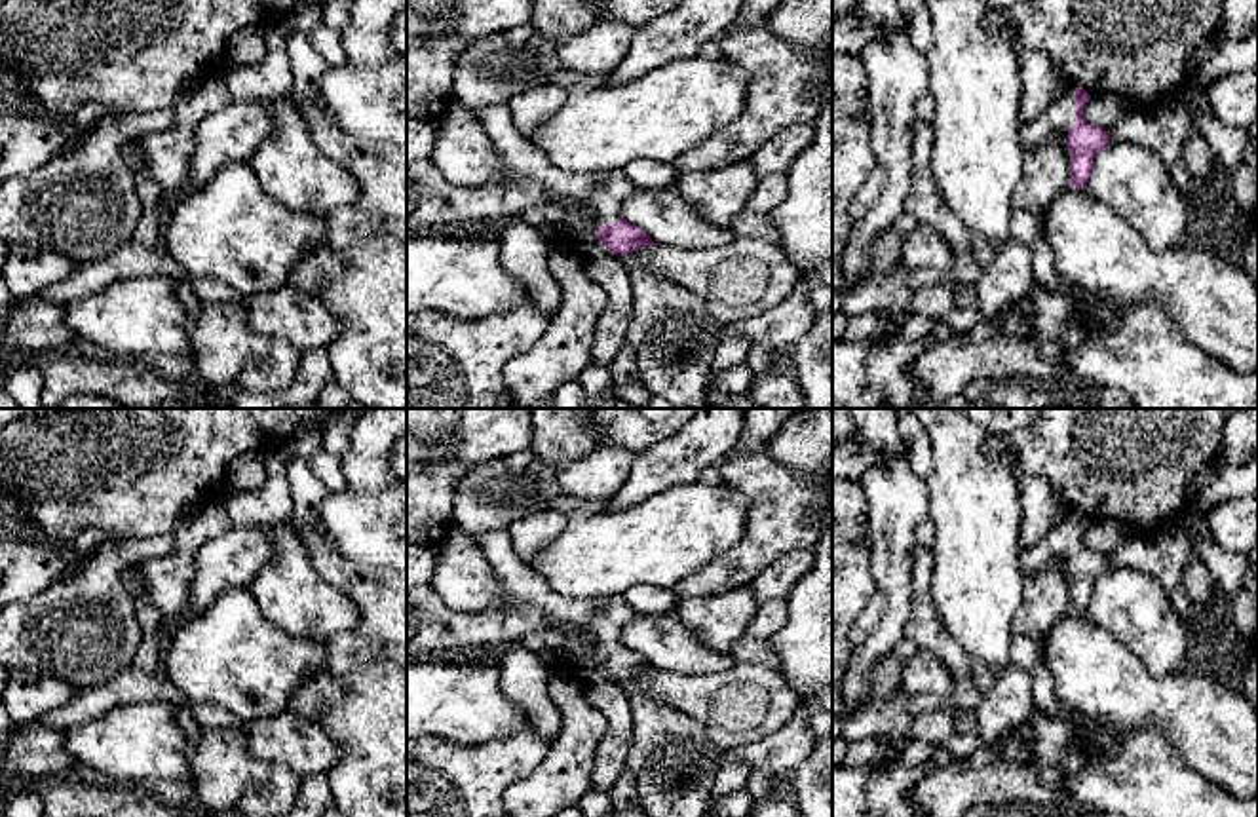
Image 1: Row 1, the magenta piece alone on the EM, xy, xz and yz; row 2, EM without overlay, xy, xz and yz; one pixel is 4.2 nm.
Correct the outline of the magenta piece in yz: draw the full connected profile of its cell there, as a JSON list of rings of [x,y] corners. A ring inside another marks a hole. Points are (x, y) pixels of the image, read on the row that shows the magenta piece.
[[[1060,80],[1053,101],[1041,116],[1022,125],[1020,137],[1024,150],[1041,144],[1051,135],[1060,135],[1070,152],[1070,188],[1085,188],[1093,173],[1093,162],[1110,144],[1110,131],[1104,131],[1083,118],[1091,95]]]

